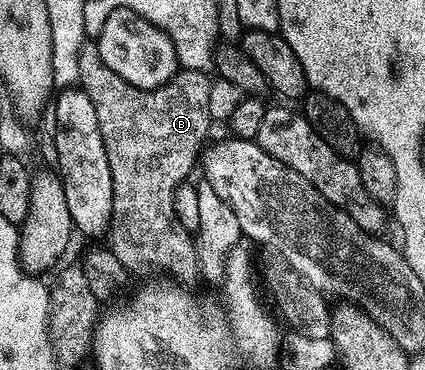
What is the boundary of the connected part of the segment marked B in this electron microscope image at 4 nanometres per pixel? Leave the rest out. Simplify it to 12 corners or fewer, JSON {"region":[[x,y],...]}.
{"region":[[81,47],[128,275],[197,280],[176,189],[209,140],[207,72],[139,89]]}

